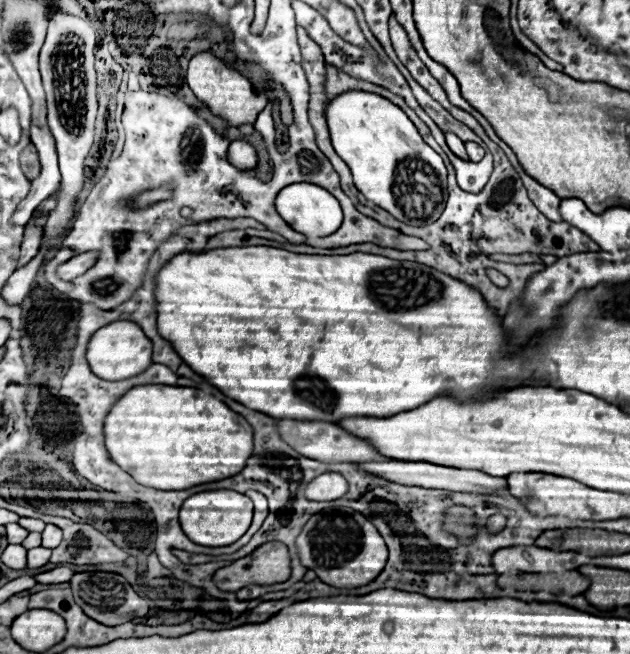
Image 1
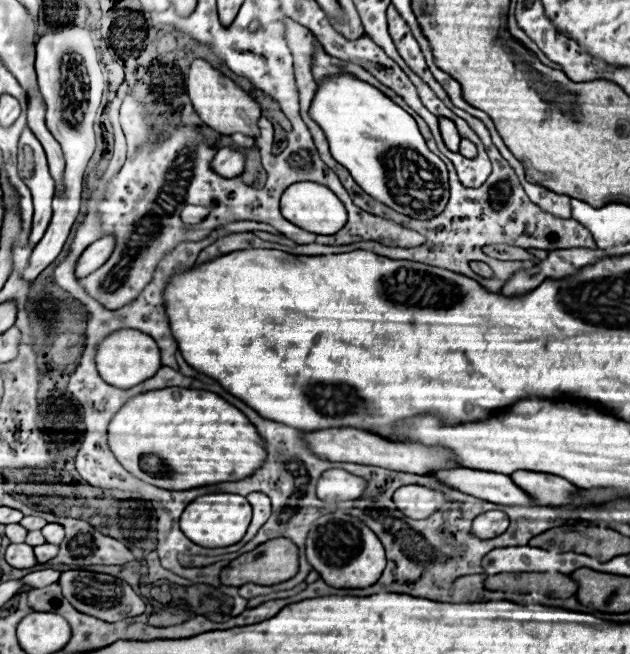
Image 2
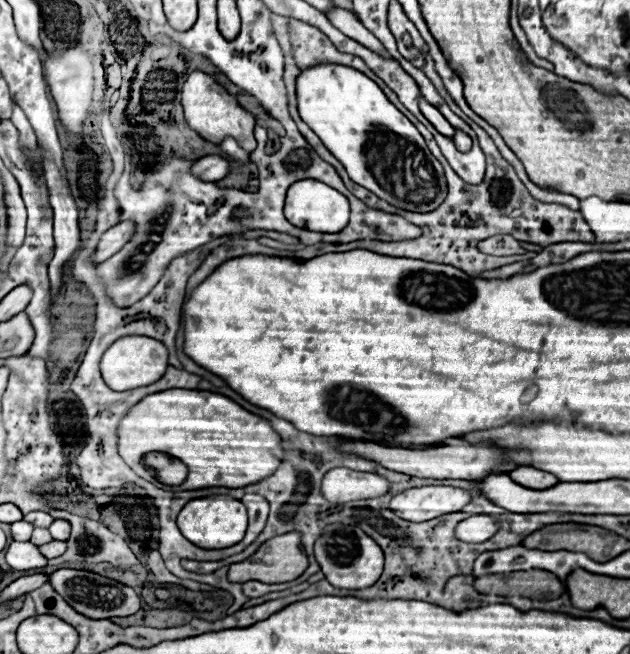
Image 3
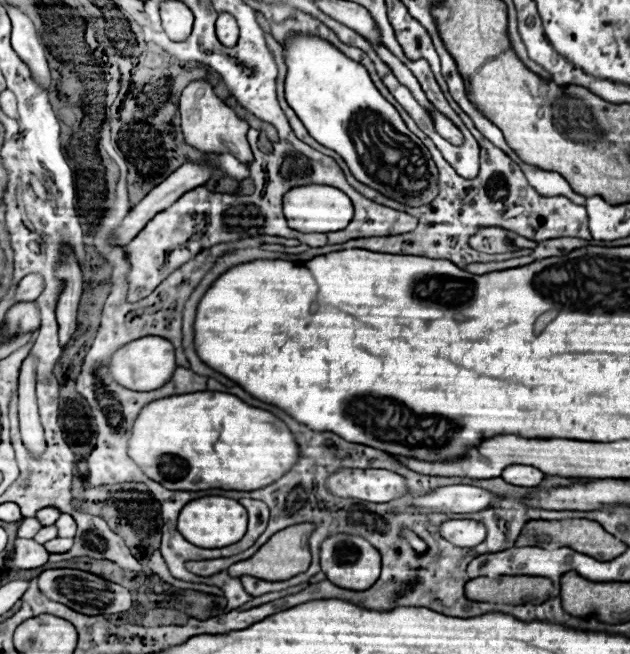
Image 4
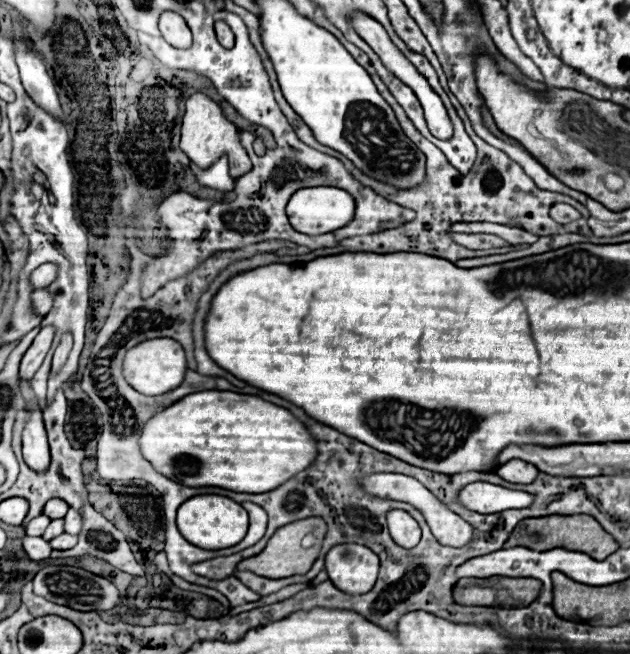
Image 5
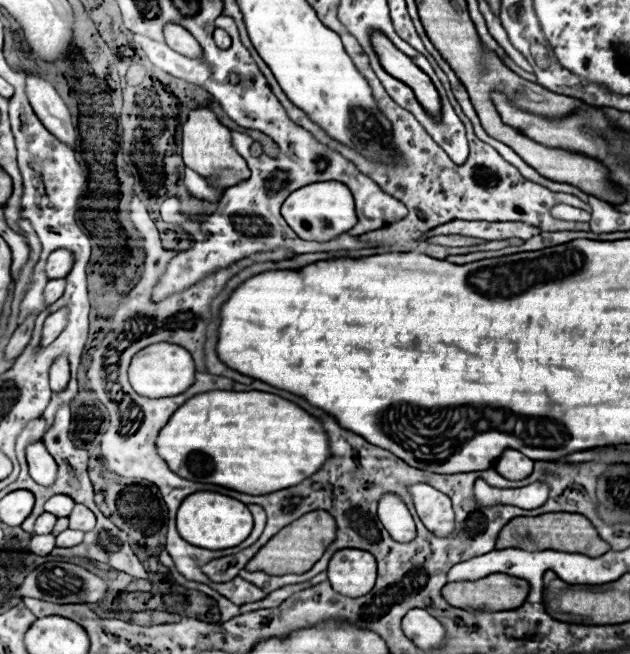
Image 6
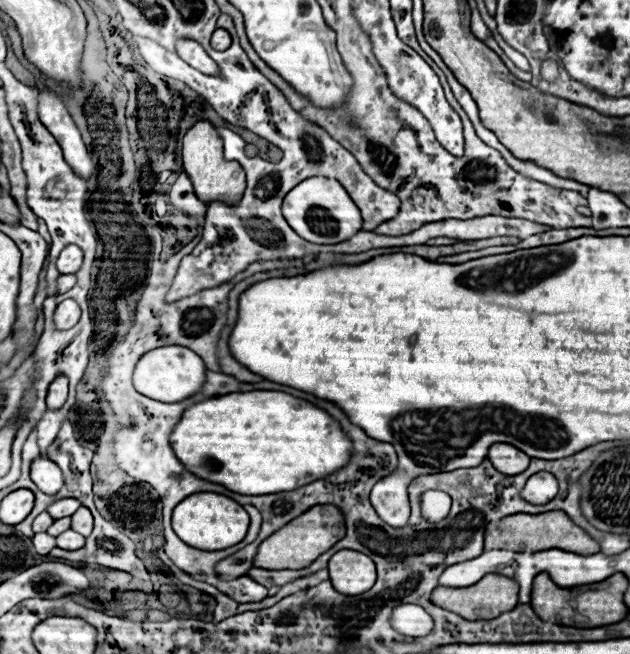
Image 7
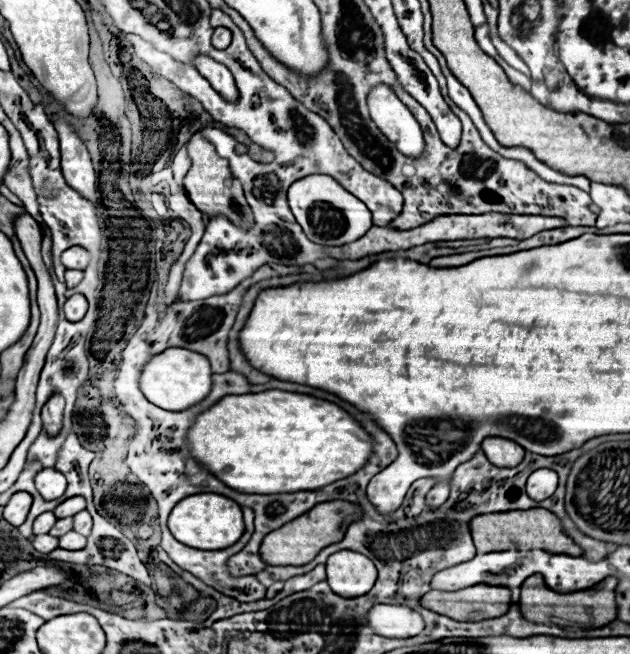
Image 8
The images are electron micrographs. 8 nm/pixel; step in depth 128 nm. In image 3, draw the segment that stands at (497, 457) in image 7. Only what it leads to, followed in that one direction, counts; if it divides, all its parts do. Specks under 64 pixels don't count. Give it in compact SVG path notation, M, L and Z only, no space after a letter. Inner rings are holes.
M522 466L522 468L516 468L512 472L508 472L508 476L524 486L524 488L532 488L532 490L546 490L546 488L552 488L556 486L560 480L544 470L536 470L536 468L528 468L528 466Z

